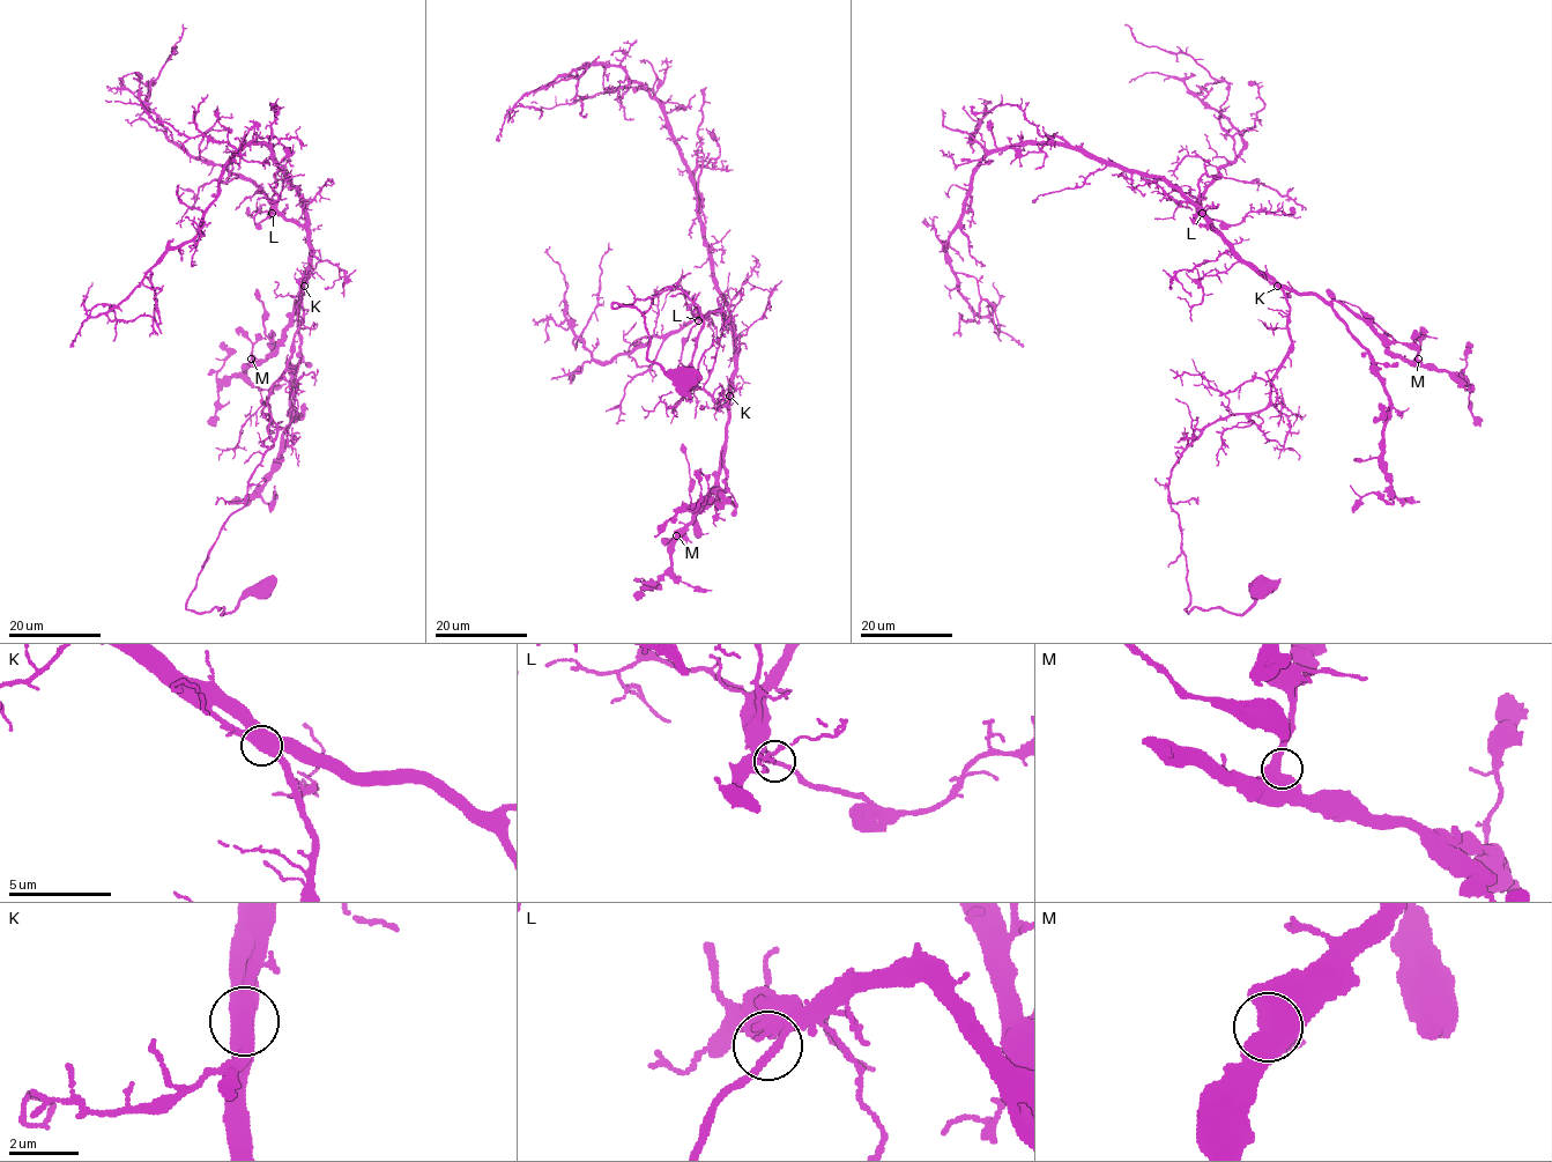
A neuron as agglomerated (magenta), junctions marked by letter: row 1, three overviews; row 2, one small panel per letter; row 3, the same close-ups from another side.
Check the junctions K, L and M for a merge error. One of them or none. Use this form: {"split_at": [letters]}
{"split_at": []}

